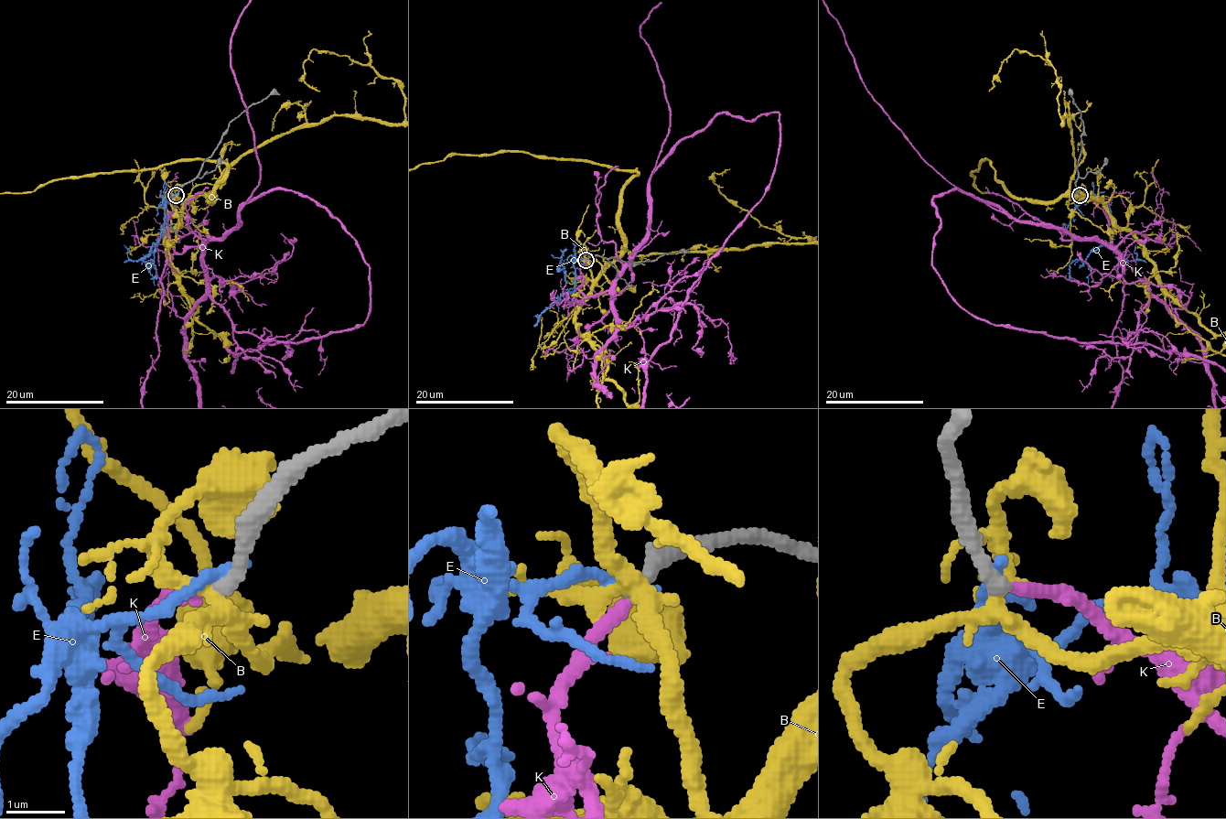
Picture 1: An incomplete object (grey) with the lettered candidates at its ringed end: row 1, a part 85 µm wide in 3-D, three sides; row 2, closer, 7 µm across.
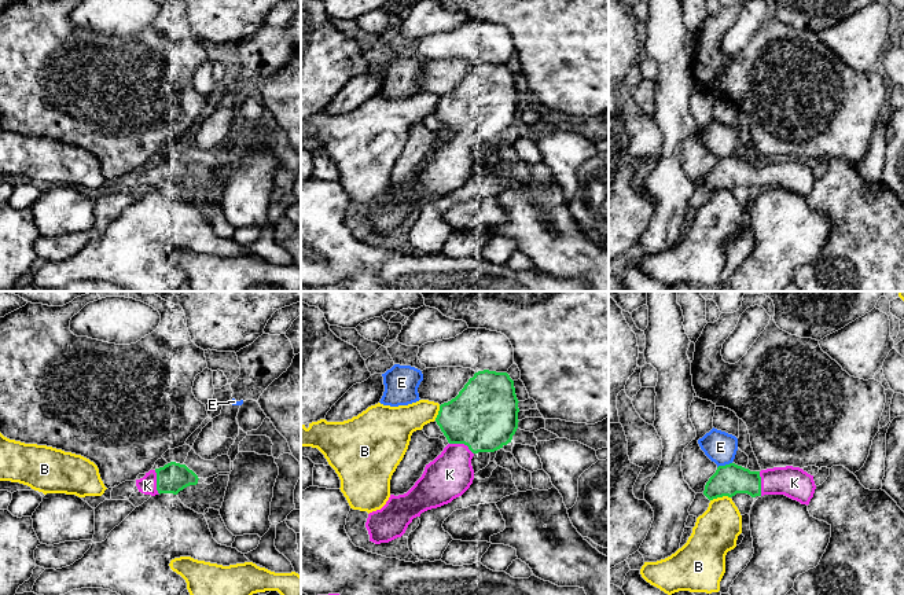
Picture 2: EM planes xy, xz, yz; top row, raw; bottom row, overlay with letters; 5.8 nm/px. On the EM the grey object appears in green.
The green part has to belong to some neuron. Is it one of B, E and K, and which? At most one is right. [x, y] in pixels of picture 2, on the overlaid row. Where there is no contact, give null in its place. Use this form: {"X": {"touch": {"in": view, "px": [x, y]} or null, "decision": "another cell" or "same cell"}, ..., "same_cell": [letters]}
{"B": {"touch": {"in": "yz", "px": [720, 496]}, "decision": "another cell"}, "E": {"touch": {"in": "yz", "px": [726, 465]}, "decision": "another cell"}, "K": {"touch": {"in": "xz", "px": [462, 443]}, "decision": "same cell"}, "same_cell": ["K"]}

